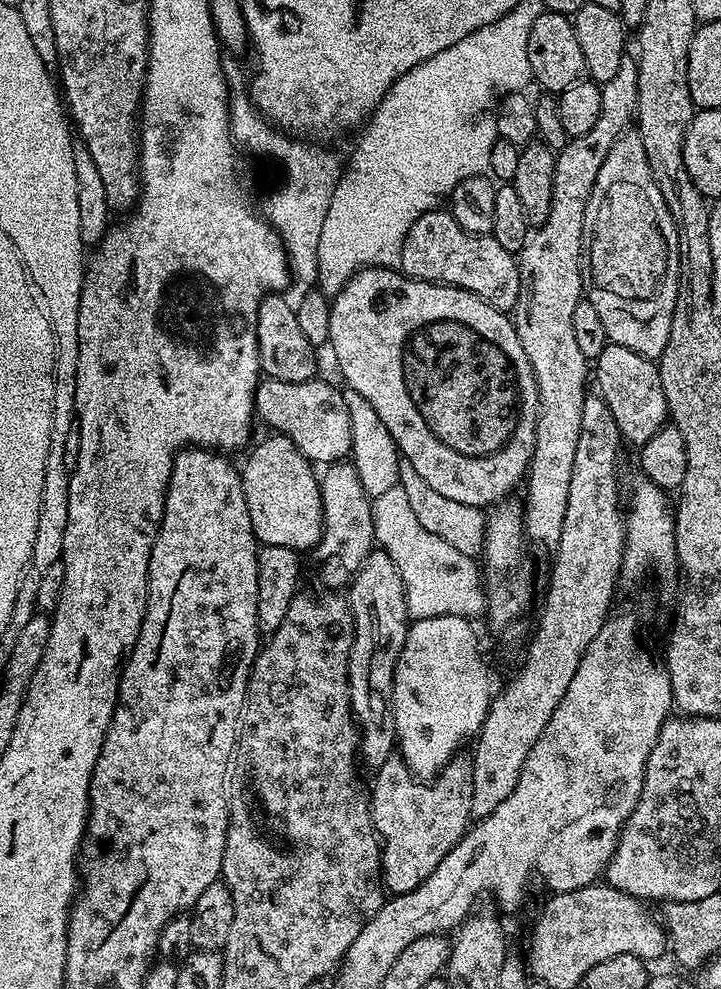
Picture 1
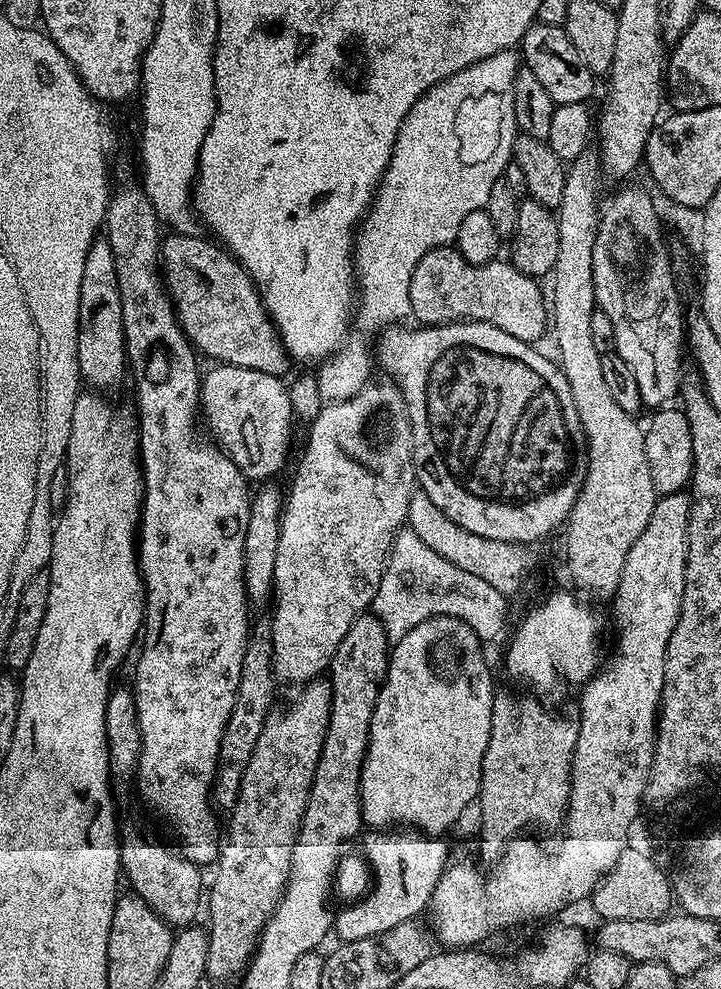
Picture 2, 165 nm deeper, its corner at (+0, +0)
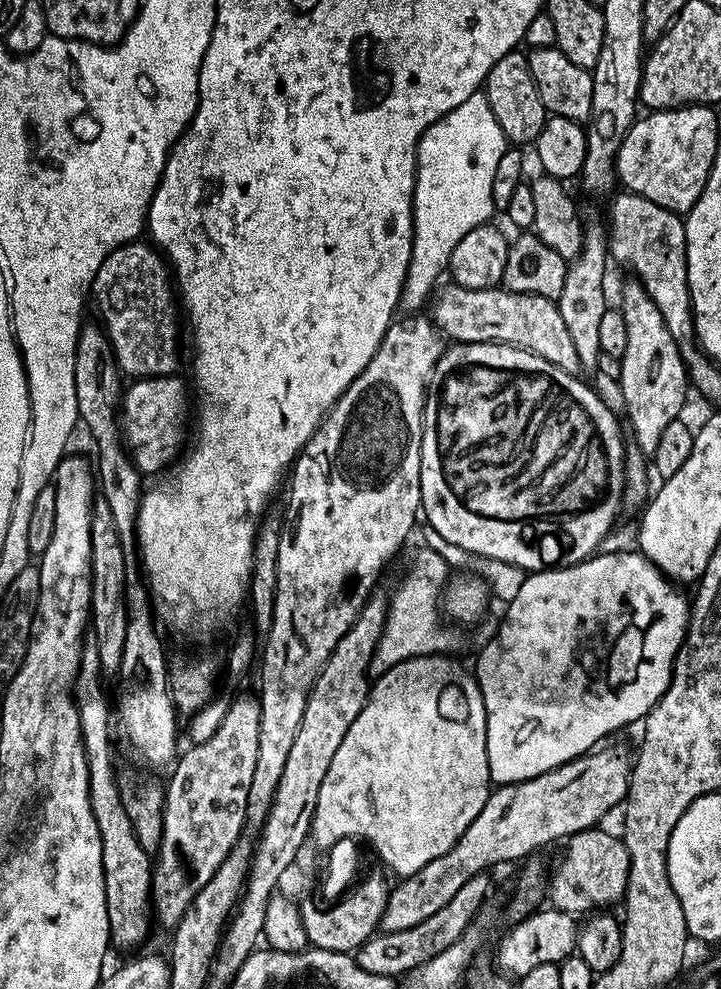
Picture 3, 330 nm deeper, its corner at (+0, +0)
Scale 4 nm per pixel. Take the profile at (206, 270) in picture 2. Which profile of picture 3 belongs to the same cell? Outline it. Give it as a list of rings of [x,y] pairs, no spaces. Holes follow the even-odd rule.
[[[132,241],[108,254],[95,274],[90,298],[96,306],[101,327],[111,344],[117,367],[125,377],[148,379],[173,375],[178,370],[176,368],[180,364],[178,346],[180,332],[182,336],[182,324],[174,284],[170,279],[169,265],[151,243]]]

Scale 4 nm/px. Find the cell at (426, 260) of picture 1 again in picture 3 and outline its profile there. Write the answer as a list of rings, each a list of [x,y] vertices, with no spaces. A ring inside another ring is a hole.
[[[451,282],[445,284],[445,288],[441,287],[431,301],[430,319],[449,341],[462,344],[509,344],[546,358],[550,366],[558,366],[558,370],[566,374],[575,377],[581,375],[578,350],[574,350],[570,330],[566,330],[562,322],[557,301],[542,298],[538,294],[510,292],[503,286],[470,290]]]

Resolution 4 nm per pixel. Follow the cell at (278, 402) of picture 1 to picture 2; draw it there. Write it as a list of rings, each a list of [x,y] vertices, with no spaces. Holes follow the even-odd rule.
[[[217,363],[203,373],[199,404],[203,423],[208,423],[211,439],[236,461],[238,470],[249,482],[265,481],[266,476],[274,475],[283,466],[288,456],[288,435],[294,425],[288,391],[289,385],[281,377],[253,368]]]

